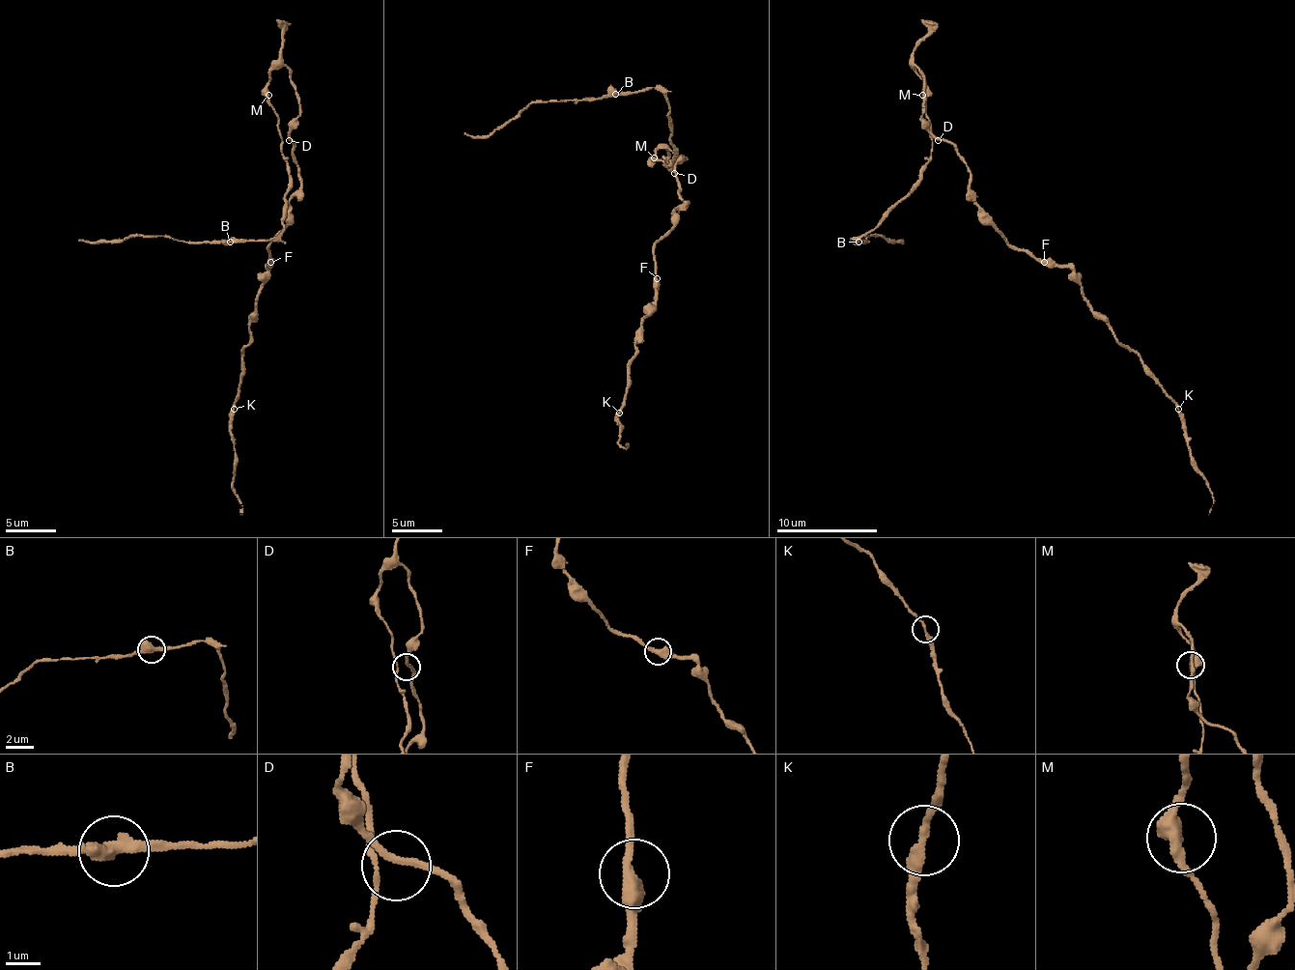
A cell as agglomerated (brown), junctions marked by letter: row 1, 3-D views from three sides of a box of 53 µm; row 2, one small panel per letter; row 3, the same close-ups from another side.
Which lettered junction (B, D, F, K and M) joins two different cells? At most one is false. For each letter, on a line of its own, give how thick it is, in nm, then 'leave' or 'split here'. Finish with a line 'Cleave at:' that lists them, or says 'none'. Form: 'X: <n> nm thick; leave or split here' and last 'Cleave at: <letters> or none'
B: 440 nm thick; leave
D: 160 nm thick; leave
F: 400 nm thick; leave
K: 240 nm thick; leave
M: 420 nm thick; leave
Cleave at: none

